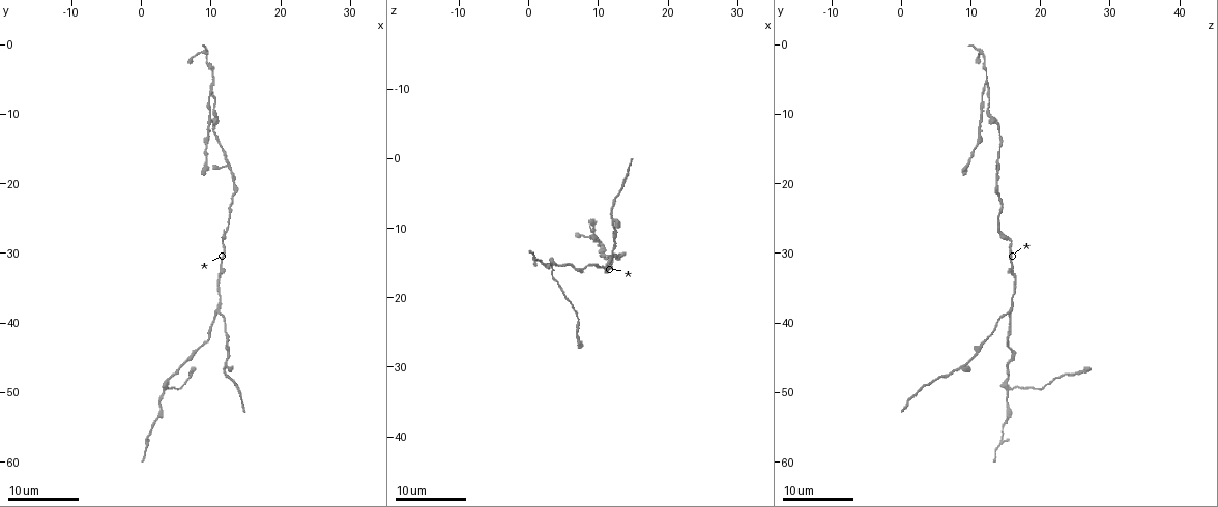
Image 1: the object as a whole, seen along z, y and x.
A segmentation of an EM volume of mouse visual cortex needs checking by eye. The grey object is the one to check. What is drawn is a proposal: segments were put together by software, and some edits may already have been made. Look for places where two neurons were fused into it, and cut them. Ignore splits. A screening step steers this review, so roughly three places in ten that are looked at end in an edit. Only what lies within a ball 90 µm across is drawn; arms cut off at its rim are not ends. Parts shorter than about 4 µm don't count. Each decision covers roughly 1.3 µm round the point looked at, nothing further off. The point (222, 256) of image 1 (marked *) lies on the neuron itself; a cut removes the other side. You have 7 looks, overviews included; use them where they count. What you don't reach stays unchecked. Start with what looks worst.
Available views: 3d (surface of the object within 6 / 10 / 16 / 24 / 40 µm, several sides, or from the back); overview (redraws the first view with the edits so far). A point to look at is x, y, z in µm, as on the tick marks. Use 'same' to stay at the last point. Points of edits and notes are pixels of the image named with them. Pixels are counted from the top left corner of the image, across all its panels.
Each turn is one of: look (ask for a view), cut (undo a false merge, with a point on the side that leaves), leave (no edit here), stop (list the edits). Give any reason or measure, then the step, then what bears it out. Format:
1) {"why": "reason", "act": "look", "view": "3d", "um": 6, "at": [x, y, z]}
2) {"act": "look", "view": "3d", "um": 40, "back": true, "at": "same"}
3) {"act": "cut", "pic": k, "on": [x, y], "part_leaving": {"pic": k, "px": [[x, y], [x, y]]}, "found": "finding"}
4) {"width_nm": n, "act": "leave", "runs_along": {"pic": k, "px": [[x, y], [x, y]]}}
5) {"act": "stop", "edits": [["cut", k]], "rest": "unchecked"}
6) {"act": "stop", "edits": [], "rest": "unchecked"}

{"why": "small branch off a trunk", "act": "look", "view": "3d", "um": 6, "at": [3.5, 49.5, 15.5]}

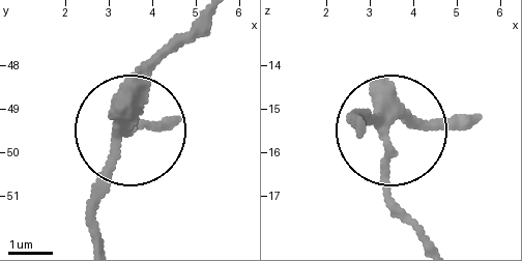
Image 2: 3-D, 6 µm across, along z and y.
{"why": "from behind", "act": "look", "view": "3d", "um": 6, "back": true, "at": [3.30, 49.45, 15.50]}

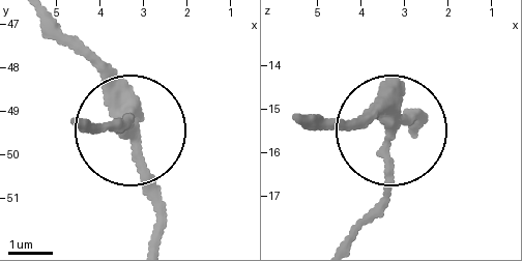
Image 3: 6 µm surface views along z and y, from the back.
{"act": "leave", "runs_along": {"pic": 3, "px": [[46, 23], [131, 134], [156, 234]]}, "found": "one neuron here"}

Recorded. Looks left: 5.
{"why": "two arms in line, one across", "act": "look", "view": "3d", "um": 10, "at": [10.0, 6.5, 12.0]}

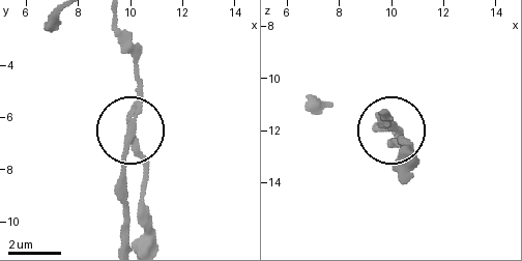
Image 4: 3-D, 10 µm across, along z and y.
{"width_nm": 190, "act": "cut", "pic": 4, "on": [124, 146], "part_leaving": {"pic": 4, "px": [[138, 113], [126, 157], [126, 237]]}, "found": "a second neuron is stuck on"}

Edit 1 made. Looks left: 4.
{"why": "three-way junction", "act": "look", "view": "3d", "um": 16, "at": [11.0, 38.5, 16.0]}

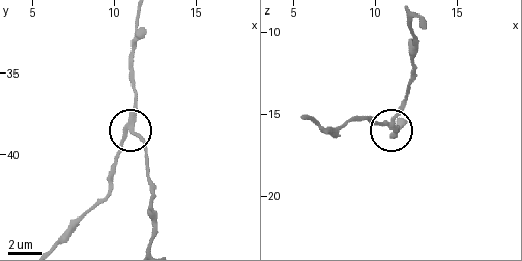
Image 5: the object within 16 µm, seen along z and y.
{"act": "look", "view": "3d", "um": 16, "back": true, "at": [10.8, 38.6, 15.6]}

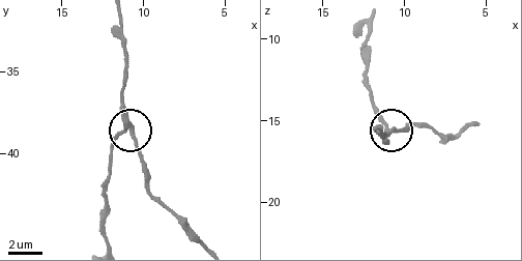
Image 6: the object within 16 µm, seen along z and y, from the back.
{"act": "cut", "pic": 6, "on": [119, 132], "part_leaving": {"pic": 6, "px": [[124, 118], [124, 127], [112, 145], [105, 241]]}, "found": "a second neuron is stuck on"}

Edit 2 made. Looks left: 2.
{"act": "stop", "edits": [["cut", 4], ["cut", 6]], "rest": "unchecked"}

